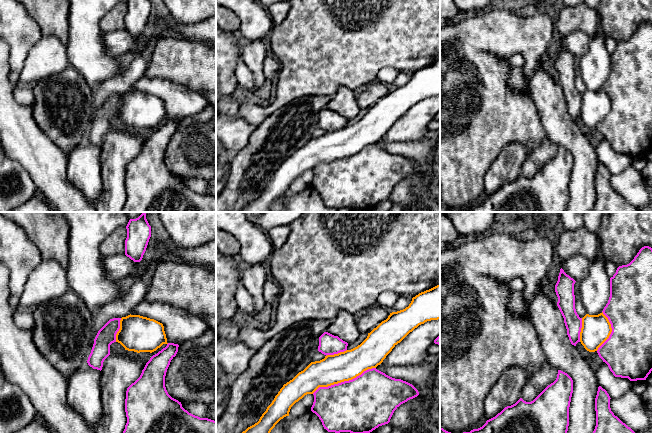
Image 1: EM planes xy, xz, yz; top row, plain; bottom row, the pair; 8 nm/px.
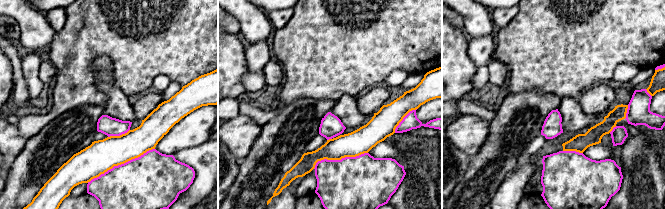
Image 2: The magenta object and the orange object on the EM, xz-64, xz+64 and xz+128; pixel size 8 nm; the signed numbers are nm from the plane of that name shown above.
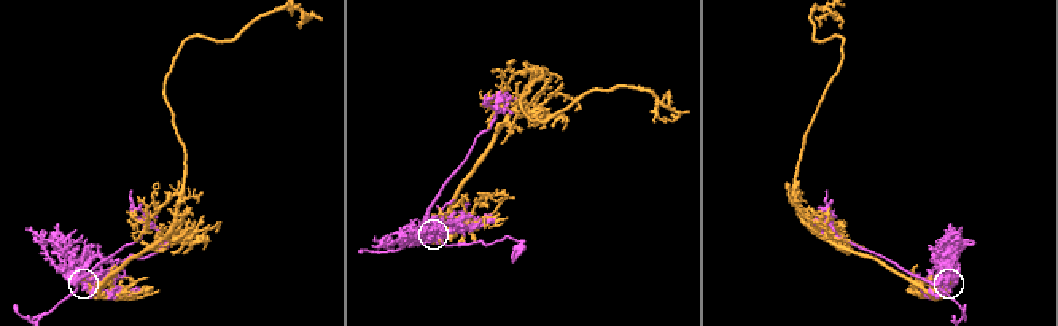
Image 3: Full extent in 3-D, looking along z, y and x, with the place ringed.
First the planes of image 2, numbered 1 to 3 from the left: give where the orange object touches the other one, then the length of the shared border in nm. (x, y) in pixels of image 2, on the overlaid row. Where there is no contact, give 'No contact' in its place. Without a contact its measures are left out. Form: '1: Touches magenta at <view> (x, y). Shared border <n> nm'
1: Touches magenta at xz-64 (121, 164). Shared border 600 nm
2: Touches magenta at xz+64 (339, 160). Shared border 460 nm
3: Touches magenta at xz+128 (573, 151). Shared border 160 nm

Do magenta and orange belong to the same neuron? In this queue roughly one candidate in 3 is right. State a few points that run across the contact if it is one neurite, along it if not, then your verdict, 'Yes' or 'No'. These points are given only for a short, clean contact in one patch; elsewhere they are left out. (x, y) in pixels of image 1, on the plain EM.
No

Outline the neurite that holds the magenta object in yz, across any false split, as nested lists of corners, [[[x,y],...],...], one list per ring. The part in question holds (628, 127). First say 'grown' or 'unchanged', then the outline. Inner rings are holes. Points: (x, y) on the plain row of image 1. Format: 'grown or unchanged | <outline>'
unchanged | [[[642,23],[627,41],[619,42],[610,54],[610,73],[603,85],[612,108],[598,124],[599,133],[605,138],[615,153],[628,154],[630,157],[646,156],[652,147],[652,24]]]

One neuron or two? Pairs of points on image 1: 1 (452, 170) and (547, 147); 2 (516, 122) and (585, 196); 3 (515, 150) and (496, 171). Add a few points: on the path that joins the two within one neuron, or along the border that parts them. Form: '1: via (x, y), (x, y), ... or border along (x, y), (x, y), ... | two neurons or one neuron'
1: border along (545, 136), (534, 146) | two neurons
2: border along (539, 113), (541, 125), (546, 136) | two neurons
3: via (512, 155), (501, 166) | one neuron

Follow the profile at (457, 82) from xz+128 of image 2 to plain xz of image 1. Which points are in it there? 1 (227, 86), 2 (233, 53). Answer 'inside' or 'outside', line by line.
1: inside
2: inside

